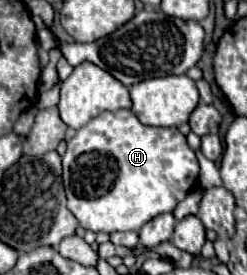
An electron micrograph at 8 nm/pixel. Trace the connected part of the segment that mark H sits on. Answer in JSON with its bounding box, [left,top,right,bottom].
[62,109,198,231]

